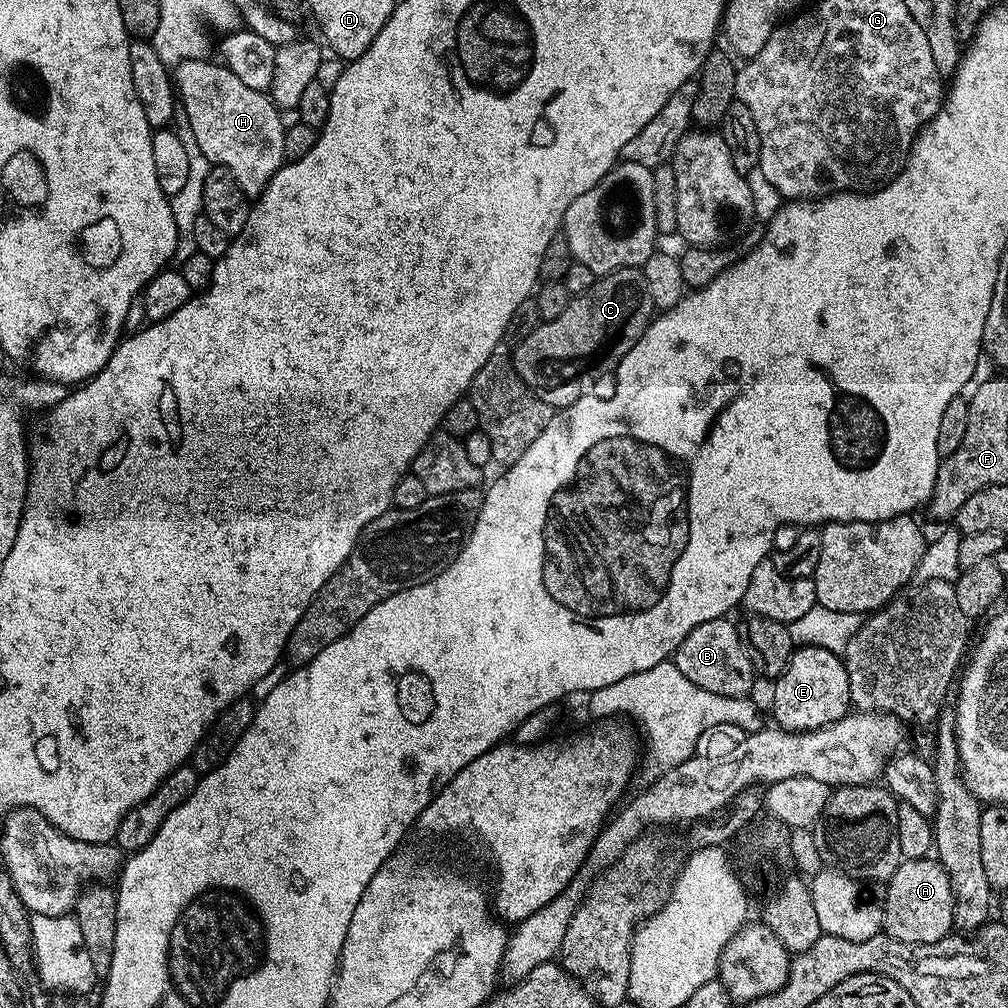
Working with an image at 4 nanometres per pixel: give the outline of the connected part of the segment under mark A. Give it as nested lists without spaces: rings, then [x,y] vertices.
[[[925,858],[923,860],[906,860],[901,859],[898,870],[894,870],[894,874],[886,882],[886,888],[888,888],[888,893],[882,896],[882,903],[884,905],[884,926],[883,931],[887,935],[898,938],[902,942],[910,942],[911,944],[935,944],[939,945],[941,943],[940,939],[947,934],[948,931],[953,931],[954,921],[956,918],[956,893],[952,890],[952,883],[948,877],[948,871],[944,868],[943,864],[939,859],[936,858]]]

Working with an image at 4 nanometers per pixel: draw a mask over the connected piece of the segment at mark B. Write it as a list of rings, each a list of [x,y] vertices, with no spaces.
[[[721,618],[694,626],[694,630],[690,630],[690,634],[686,634],[684,641],[677,646],[674,663],[678,666],[678,670],[682,670],[682,674],[686,674],[686,678],[690,678],[690,682],[694,682],[694,686],[702,686],[702,690],[710,690],[714,694],[747,697],[751,693],[754,665],[749,649],[742,639],[741,629],[739,632],[730,621],[731,619]]]

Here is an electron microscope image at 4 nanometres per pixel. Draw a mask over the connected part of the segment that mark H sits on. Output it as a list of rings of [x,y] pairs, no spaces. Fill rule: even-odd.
[[[207,59],[190,60],[179,69],[178,94],[182,99],[182,114],[188,118],[187,127],[194,130],[194,138],[209,165],[230,170],[249,198],[259,198],[286,163],[286,120],[280,117],[283,116],[281,109],[272,103],[271,95],[250,90],[250,86],[223,63],[208,63]]]

